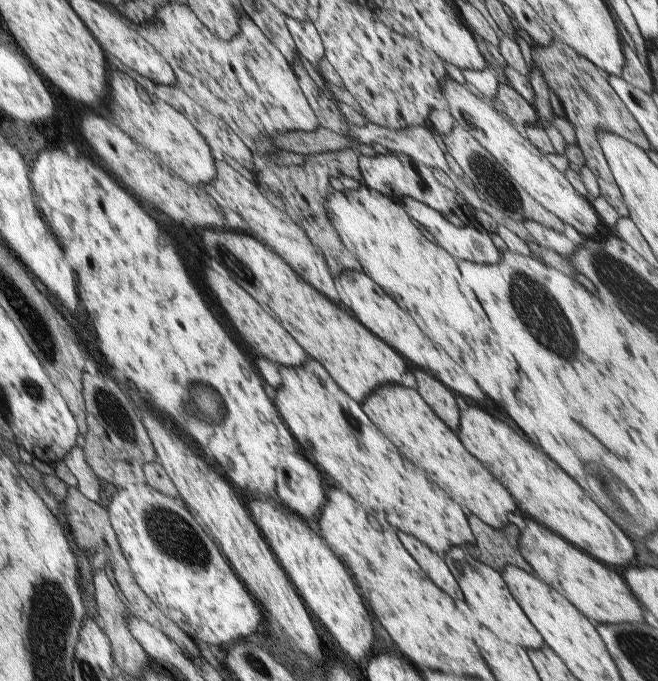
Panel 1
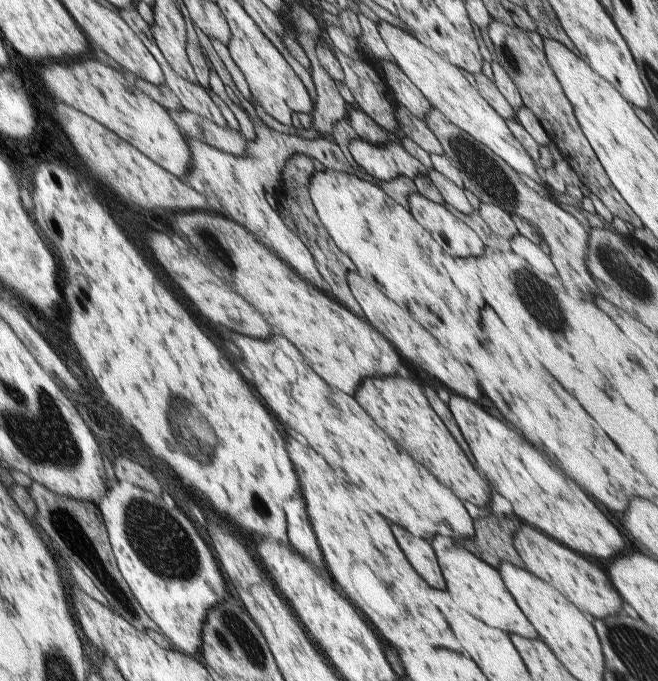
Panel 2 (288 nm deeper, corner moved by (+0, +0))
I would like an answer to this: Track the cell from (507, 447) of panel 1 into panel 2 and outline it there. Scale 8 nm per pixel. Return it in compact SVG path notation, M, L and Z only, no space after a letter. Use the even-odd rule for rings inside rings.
M451 394L447 406L467 448L473 454L475 470L483 472L489 488L511 504L513 516L521 524L539 530L543 536L559 542L583 558L609 560L625 548L617 528L595 508L595 504L573 480L569 480L551 460L547 460L543 452L535 450L501 420L489 416L477 404L461 396Z

